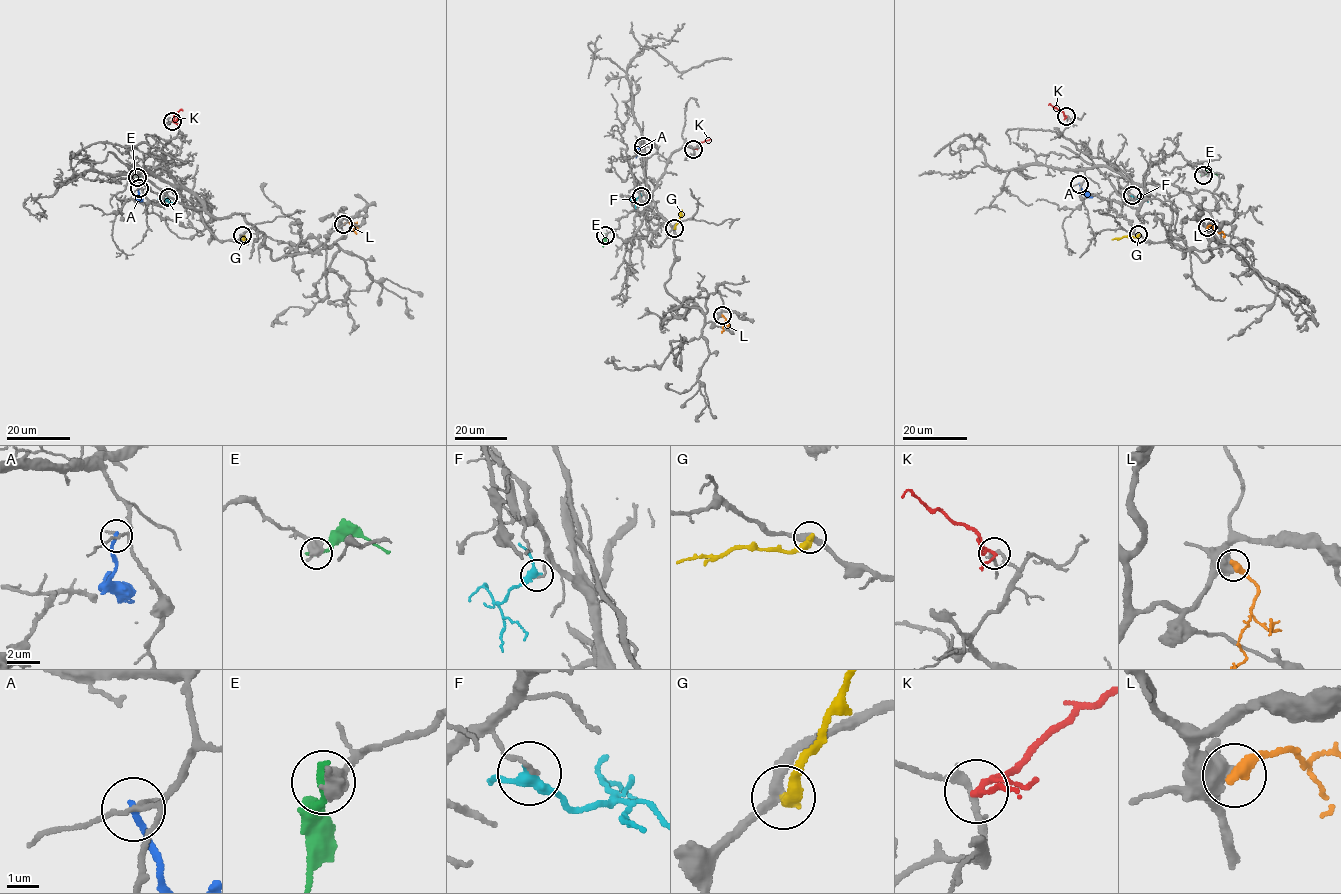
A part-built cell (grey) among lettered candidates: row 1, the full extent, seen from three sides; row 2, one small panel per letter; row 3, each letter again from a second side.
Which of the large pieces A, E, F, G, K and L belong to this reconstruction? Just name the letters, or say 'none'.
none

